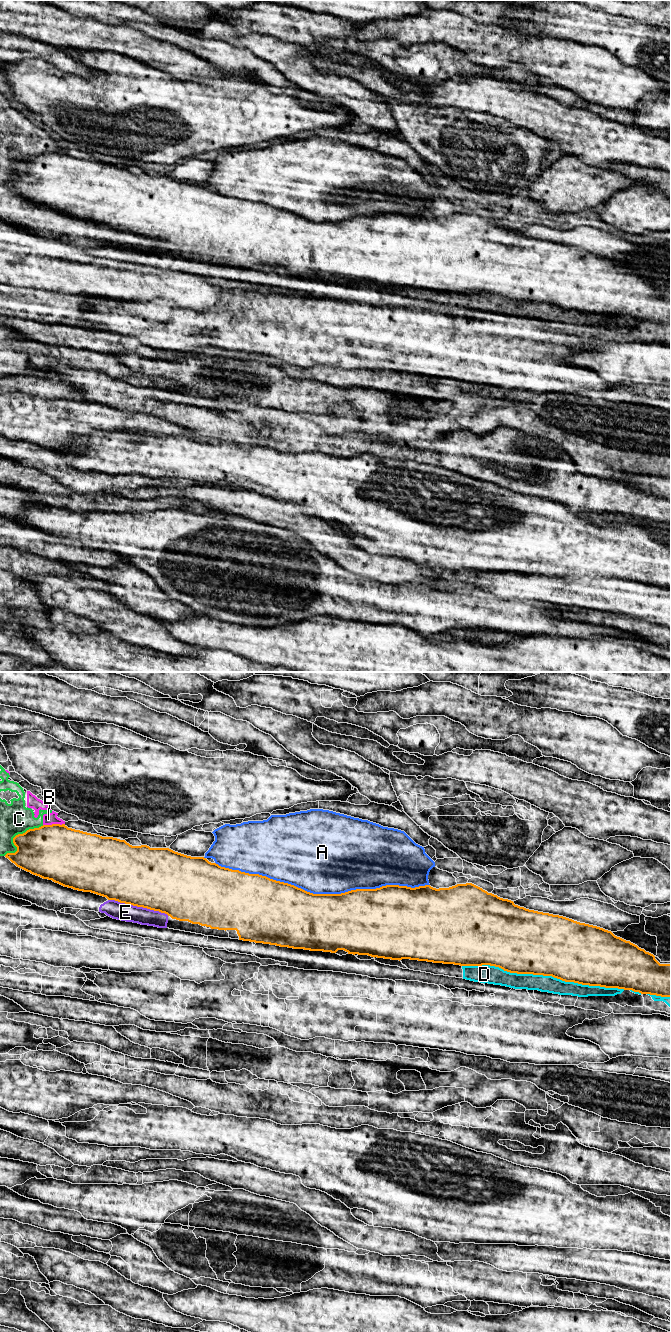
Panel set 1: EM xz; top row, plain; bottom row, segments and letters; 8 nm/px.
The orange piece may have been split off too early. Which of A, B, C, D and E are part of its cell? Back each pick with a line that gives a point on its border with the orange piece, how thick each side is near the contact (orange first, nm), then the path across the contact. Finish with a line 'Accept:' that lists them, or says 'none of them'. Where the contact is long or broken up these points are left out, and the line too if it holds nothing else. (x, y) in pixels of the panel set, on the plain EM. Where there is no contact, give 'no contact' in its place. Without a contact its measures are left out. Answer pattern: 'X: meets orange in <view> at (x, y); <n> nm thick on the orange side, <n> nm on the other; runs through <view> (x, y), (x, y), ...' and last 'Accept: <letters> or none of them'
Accept: none of them

